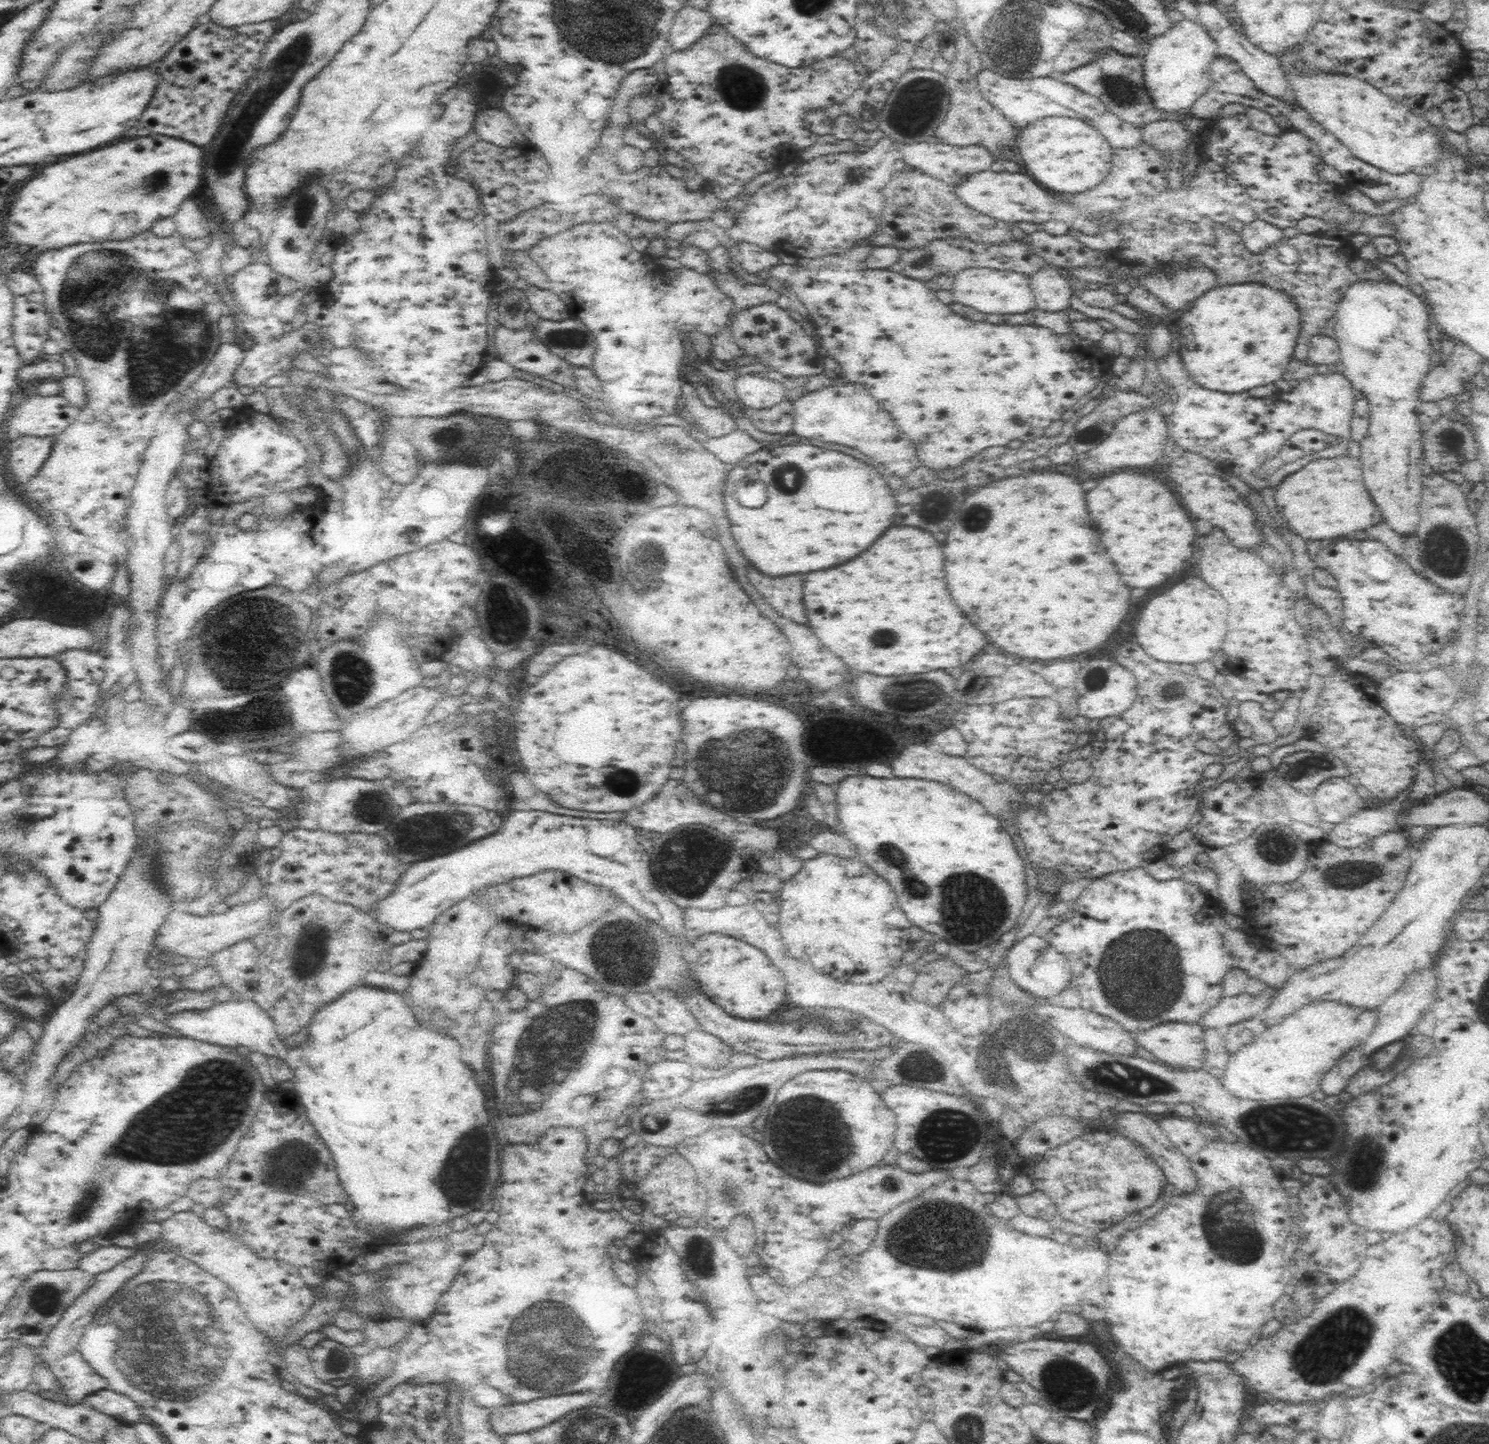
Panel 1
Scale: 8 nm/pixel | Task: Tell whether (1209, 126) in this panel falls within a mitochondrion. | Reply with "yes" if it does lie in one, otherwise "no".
no

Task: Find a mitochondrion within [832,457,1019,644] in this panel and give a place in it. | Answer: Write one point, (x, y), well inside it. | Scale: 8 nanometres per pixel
(979, 517)

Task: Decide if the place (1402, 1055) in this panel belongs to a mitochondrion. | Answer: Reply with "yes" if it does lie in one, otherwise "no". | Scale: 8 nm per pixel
no

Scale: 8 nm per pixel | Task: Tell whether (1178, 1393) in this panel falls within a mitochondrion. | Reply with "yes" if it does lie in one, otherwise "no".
yes

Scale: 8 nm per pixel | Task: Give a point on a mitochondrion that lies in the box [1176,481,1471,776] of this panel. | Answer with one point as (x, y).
(1442, 557)

